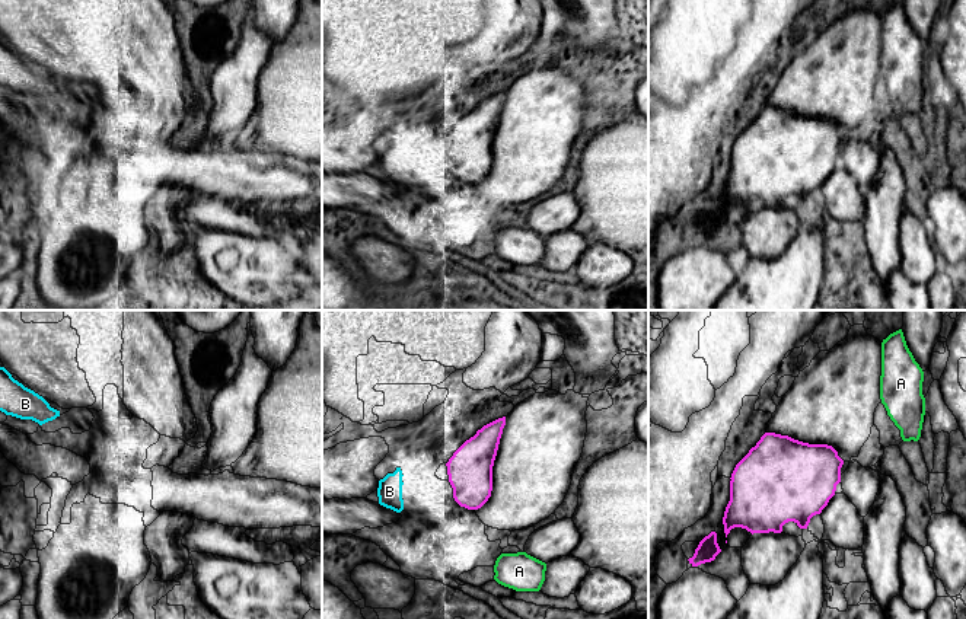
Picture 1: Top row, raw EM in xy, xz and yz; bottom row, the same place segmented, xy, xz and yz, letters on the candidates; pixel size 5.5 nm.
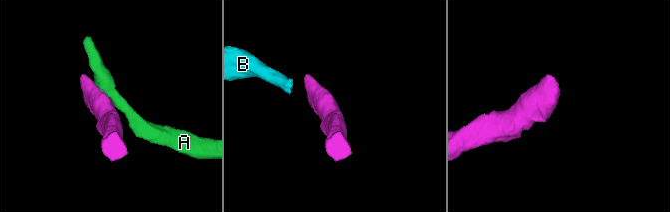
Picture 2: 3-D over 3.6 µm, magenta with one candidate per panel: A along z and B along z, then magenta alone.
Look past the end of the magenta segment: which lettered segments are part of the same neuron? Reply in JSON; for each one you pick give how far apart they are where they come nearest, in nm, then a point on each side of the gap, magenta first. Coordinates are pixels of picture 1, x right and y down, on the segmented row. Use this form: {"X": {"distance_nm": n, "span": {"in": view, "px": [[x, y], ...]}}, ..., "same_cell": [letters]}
{"B": {"distance_nm": 240, "span": {"in": "xz", "px": [[446, 465], [402, 475]]}}, "same_cell": ["B"]}

